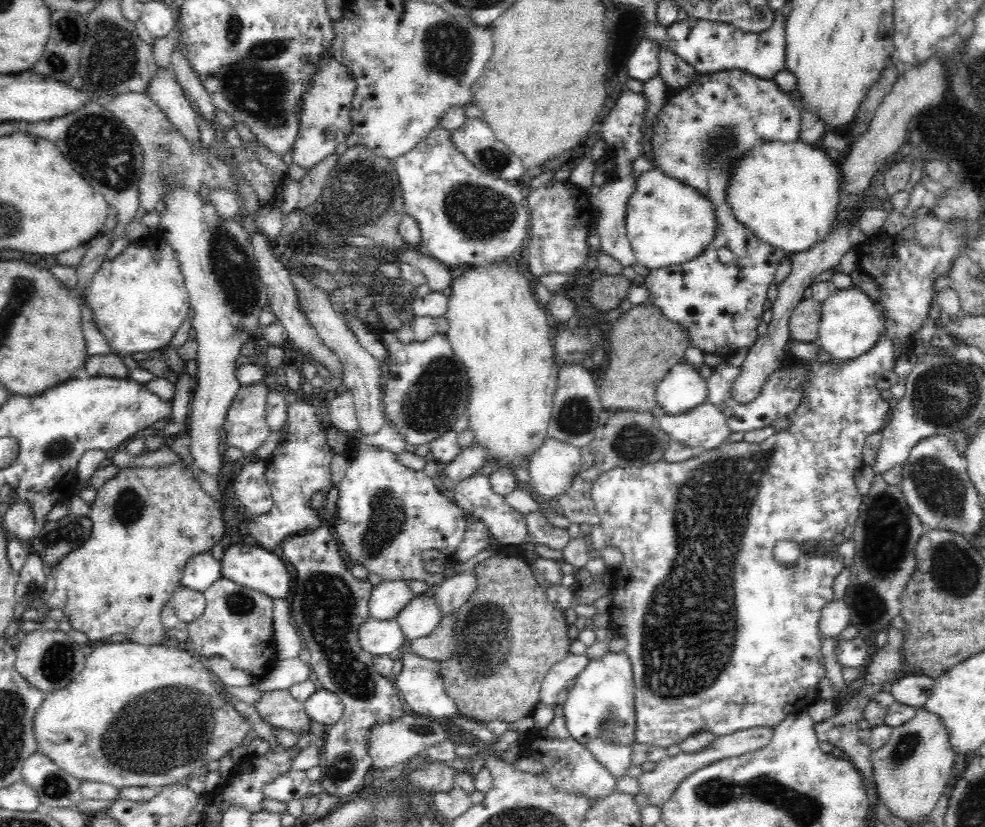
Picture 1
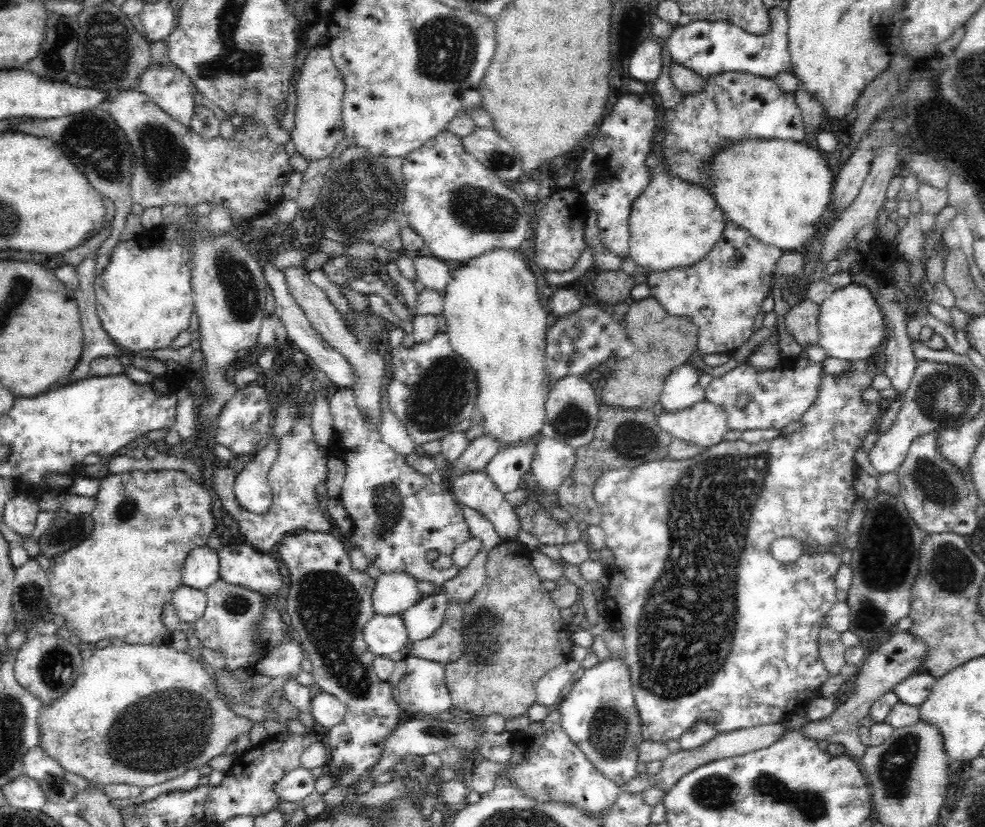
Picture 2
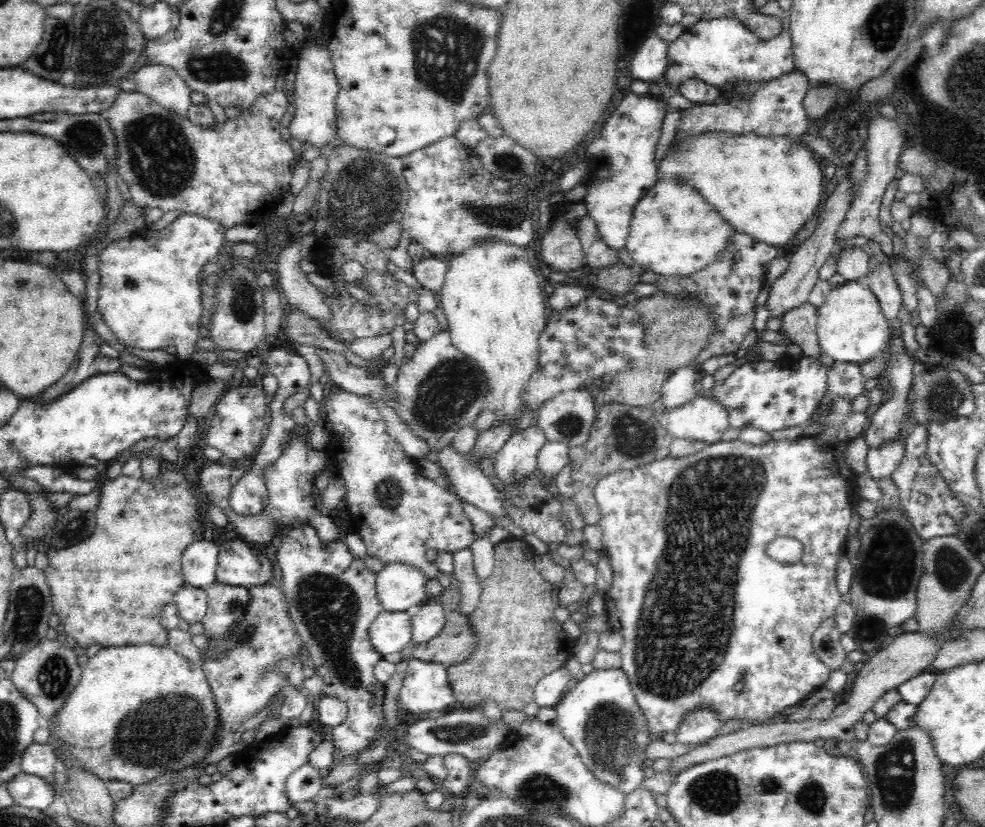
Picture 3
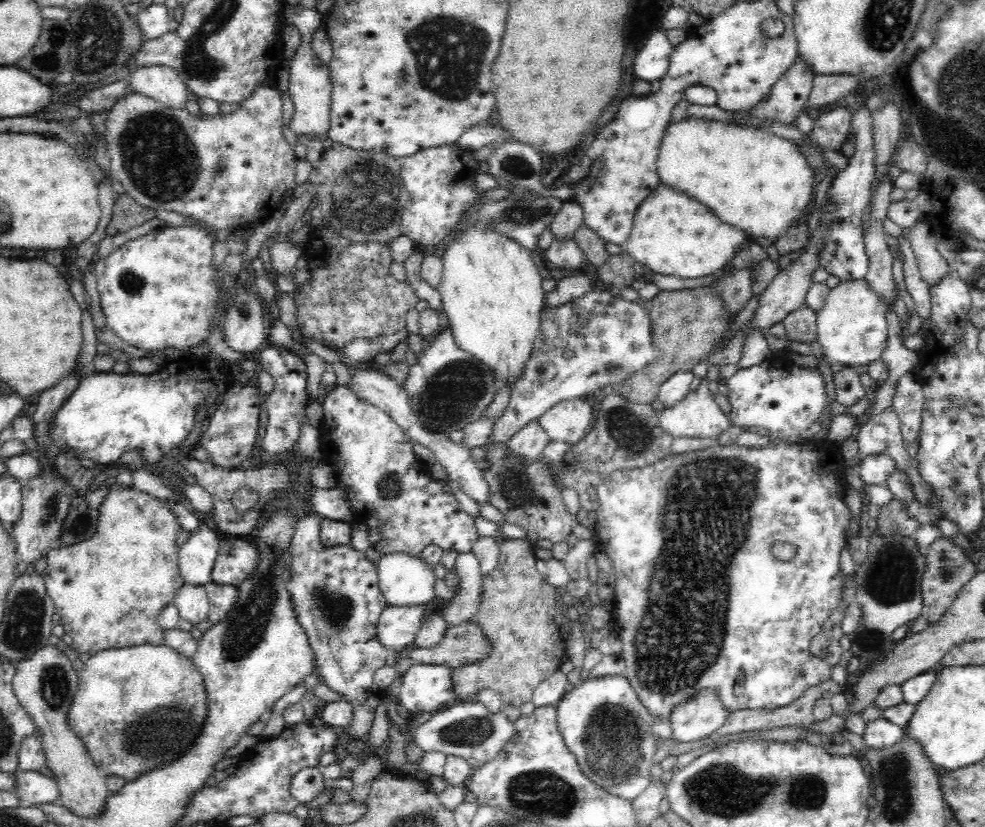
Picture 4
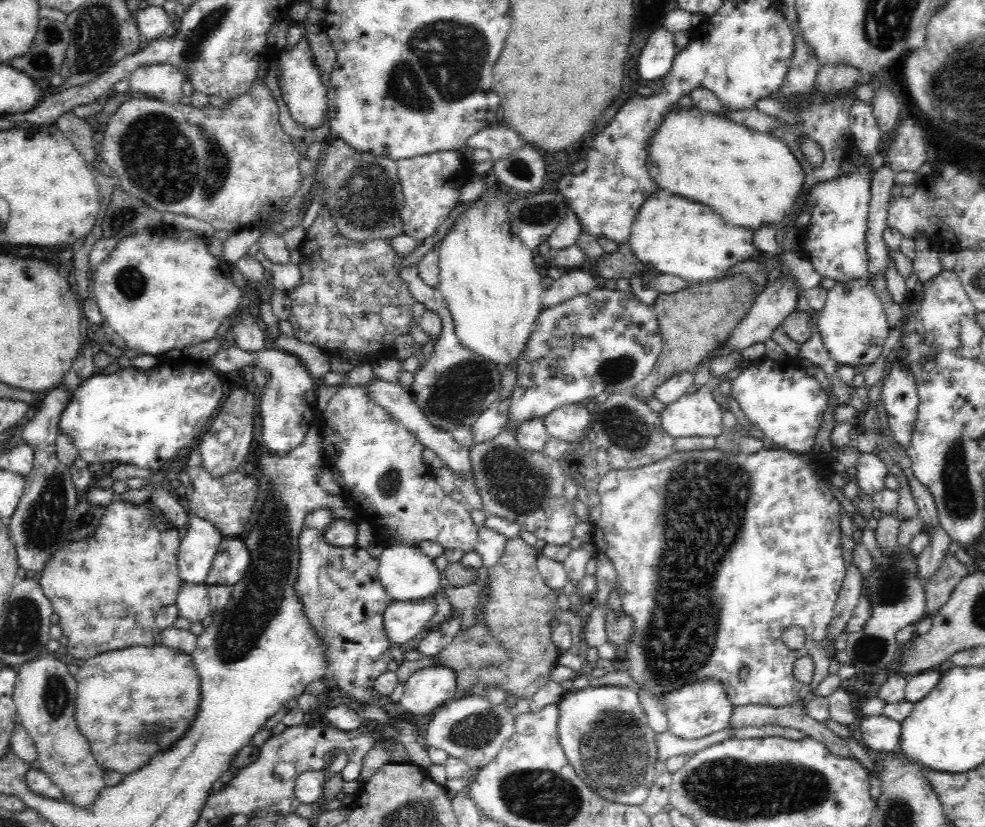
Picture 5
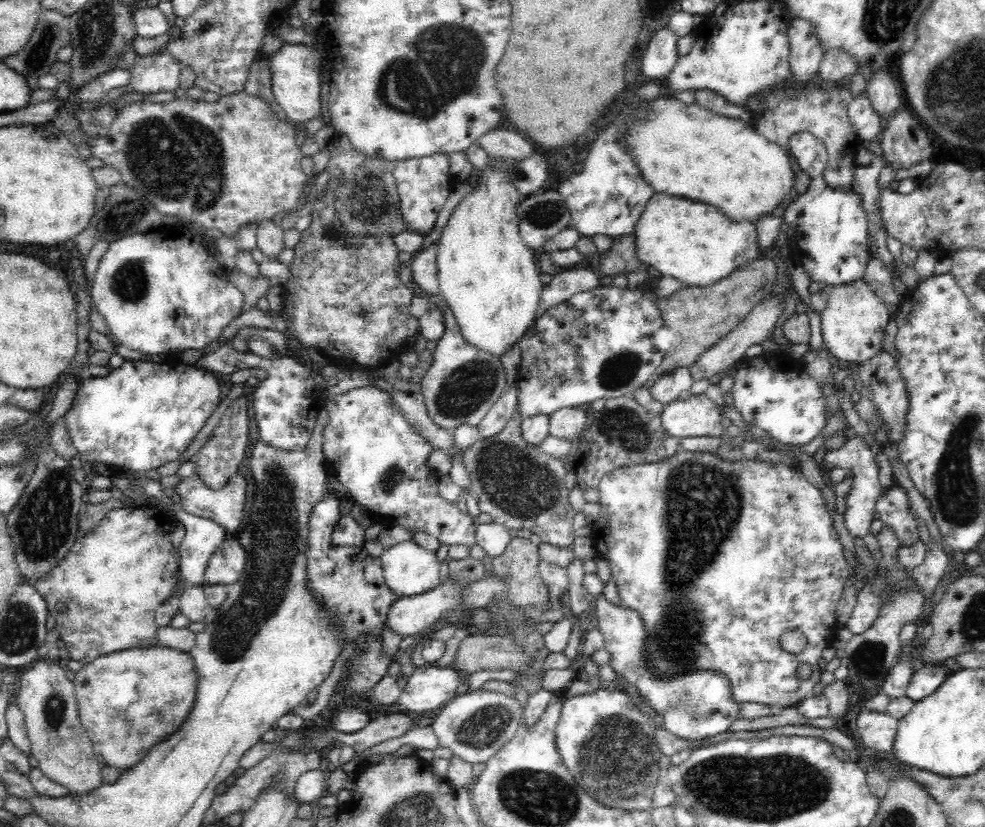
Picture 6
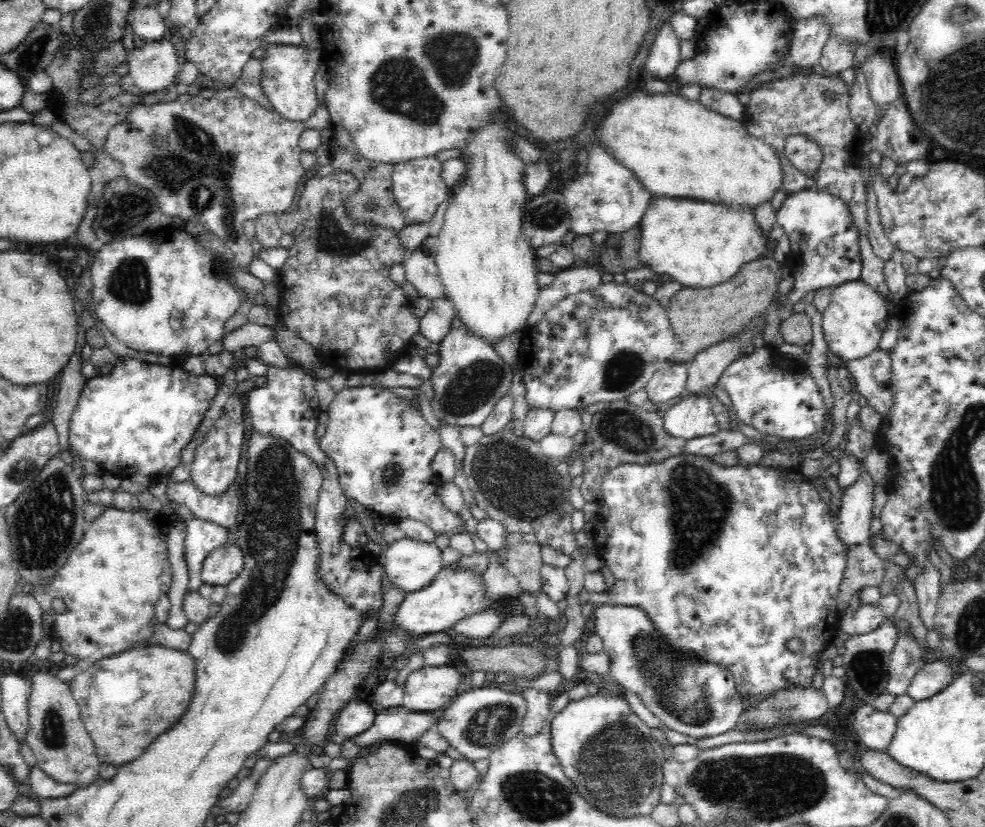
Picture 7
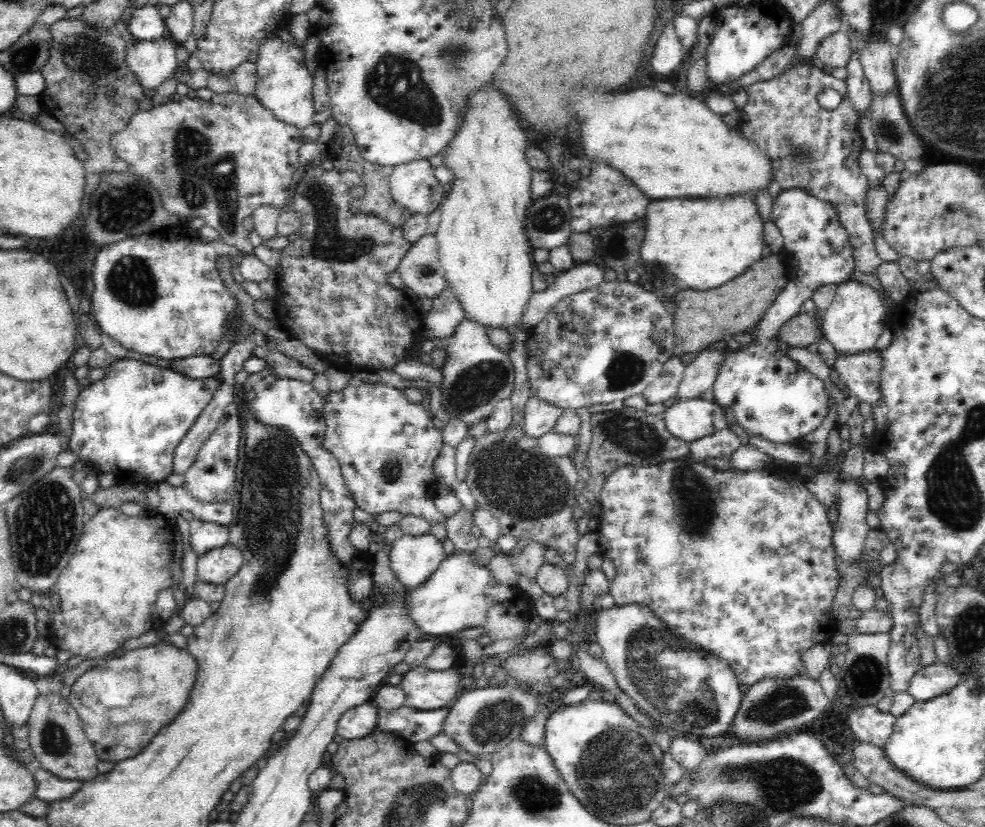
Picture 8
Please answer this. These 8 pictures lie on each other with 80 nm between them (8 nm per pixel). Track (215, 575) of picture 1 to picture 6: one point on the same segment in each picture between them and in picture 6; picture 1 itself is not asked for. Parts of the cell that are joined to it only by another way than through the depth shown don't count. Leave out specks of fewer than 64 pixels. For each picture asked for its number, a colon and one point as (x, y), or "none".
2: (201, 567)
3: (199, 559)
4: (196, 557)
5: (201, 539)
6: (203, 536)

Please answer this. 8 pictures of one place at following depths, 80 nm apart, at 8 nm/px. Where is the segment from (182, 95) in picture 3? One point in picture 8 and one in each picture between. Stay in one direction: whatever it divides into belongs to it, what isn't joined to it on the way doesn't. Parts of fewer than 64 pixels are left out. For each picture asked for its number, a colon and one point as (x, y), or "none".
4: (161, 83)
5: (164, 80)
6: (157, 71)
7: (152, 66)
8: (153, 62)

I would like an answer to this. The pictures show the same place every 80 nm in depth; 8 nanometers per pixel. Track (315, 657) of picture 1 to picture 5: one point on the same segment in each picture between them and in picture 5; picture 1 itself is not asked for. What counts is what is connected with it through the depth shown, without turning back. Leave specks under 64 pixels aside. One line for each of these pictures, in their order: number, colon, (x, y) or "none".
2: (327, 603)
3: (332, 599)
4: (335, 591)
5: (344, 599)

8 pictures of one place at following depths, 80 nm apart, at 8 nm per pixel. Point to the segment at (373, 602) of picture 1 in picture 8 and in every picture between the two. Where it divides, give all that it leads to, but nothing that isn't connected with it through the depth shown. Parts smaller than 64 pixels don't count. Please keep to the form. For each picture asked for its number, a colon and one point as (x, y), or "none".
2: (395, 592)
3: (400, 586)
4: (405, 580)
5: (406, 573)
6: (408, 568)
7: (410, 564)
8: (413, 558)

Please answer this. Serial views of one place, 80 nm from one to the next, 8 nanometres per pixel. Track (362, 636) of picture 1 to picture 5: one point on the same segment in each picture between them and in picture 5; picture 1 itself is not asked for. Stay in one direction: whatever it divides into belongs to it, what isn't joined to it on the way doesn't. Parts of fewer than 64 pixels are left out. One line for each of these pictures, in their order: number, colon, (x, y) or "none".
2: (384, 634)
3: (391, 631)
4: (397, 627)
5: (403, 619)

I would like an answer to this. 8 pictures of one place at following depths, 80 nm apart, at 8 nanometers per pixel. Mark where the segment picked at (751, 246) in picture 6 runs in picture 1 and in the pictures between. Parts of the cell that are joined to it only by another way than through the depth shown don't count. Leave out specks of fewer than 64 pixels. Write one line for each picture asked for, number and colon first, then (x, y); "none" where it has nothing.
1: (667, 222)
2: (673, 224)
3: (673, 232)
4: (671, 234)
5: (677, 236)

